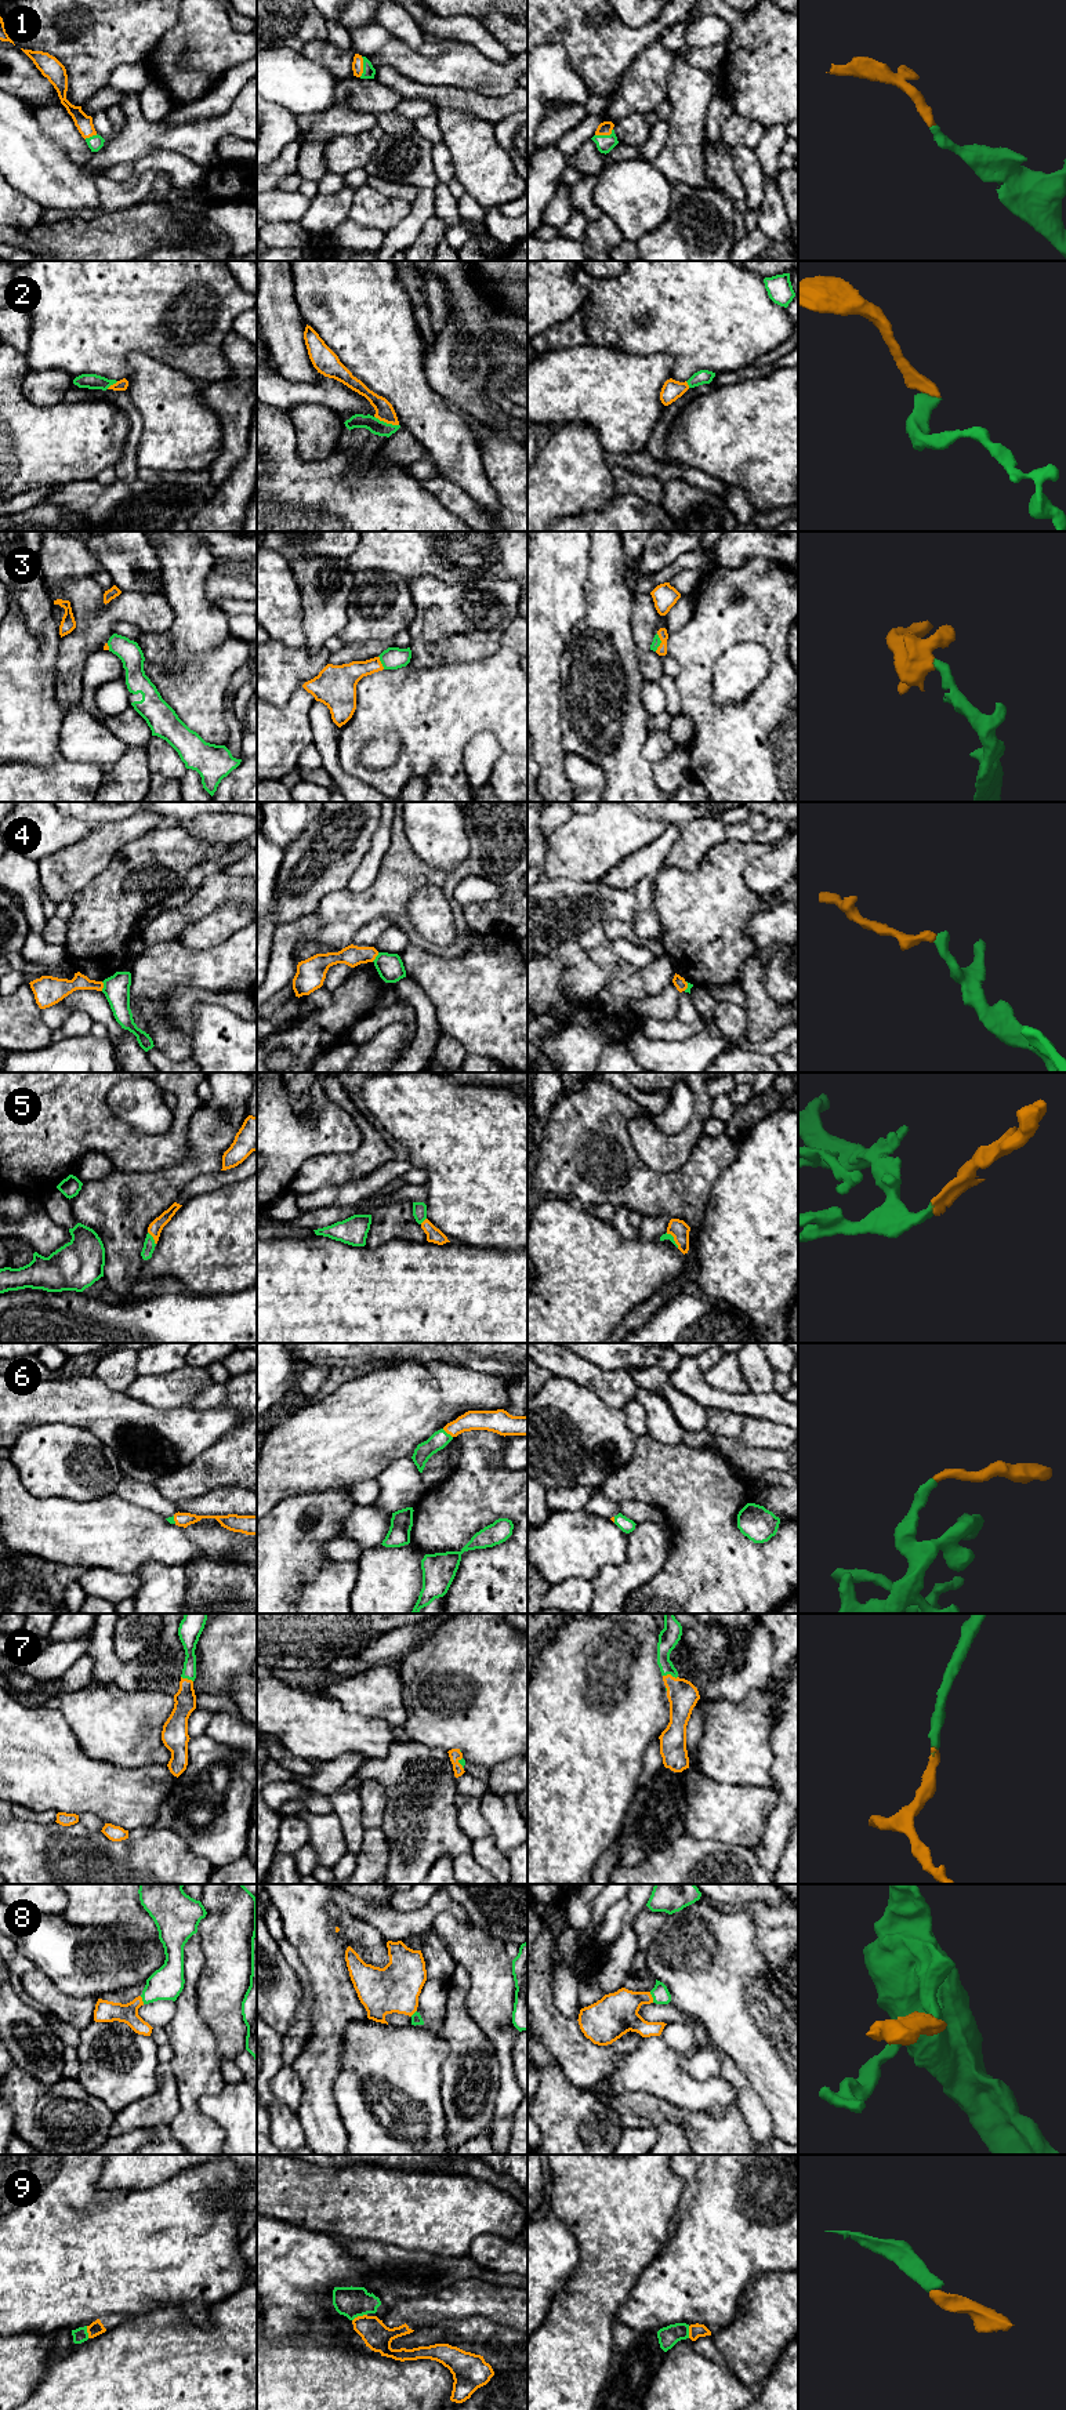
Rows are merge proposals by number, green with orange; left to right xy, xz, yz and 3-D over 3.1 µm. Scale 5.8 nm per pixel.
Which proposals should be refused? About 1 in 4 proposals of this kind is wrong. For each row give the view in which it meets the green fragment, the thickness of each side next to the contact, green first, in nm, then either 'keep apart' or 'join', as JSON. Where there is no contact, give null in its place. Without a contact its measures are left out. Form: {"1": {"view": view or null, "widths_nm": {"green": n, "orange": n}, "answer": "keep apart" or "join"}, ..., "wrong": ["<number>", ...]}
{"1": {"view": "xz", "widths_nm": {"green": 70, "orange": 60}, "answer": "join"}, "2": {"view": "xz", "widths_nm": {"green": 90, "orange": 110}, "answer": "join"}, "3": {"view": "yz", "widths_nm": {"green": 50, "orange": 60}, "answer": "join"}, "4": {"view": "xy", "widths_nm": {"green": 160, "orange": 110}, "answer": "keep apart"}, "5": {"view": "xy", "widths_nm": {"green": 70, "orange": 80}, "answer": "join"}, "6": {"view": "xz", "widths_nm": {"green": 100, "orange": 110}, "answer": "join"}, "7": {"view": "yz", "widths_nm": {"green": 120, "orange": 180}, "answer": "join"}, "8": {"view": "yz", "widths_nm": {"green": 100, "orange": 240}, "answer": "join"}, "9": {"view": "xz", "widths_nm": {"green": 180, "orange": 160}, "answer": "join"}, "wrong": ["4"]}

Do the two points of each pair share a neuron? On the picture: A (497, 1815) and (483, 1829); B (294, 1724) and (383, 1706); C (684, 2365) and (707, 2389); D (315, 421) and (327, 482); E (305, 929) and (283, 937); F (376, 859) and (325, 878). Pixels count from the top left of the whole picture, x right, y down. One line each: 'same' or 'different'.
A: different
B: different
C: same
D: different
E: same
F: different

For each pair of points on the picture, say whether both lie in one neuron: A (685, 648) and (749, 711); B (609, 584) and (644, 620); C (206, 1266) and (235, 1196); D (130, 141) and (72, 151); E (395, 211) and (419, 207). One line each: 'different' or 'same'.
A: same
B: different
C: same
D: different
E: different

